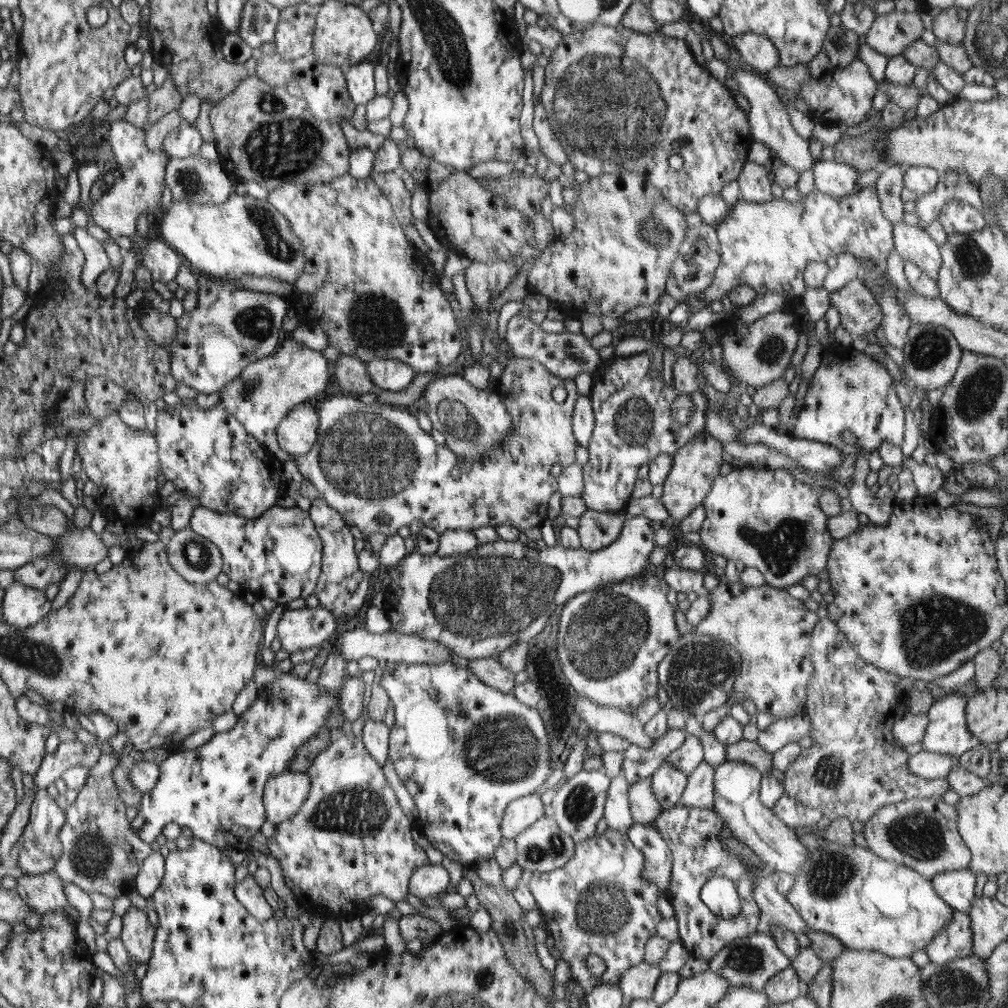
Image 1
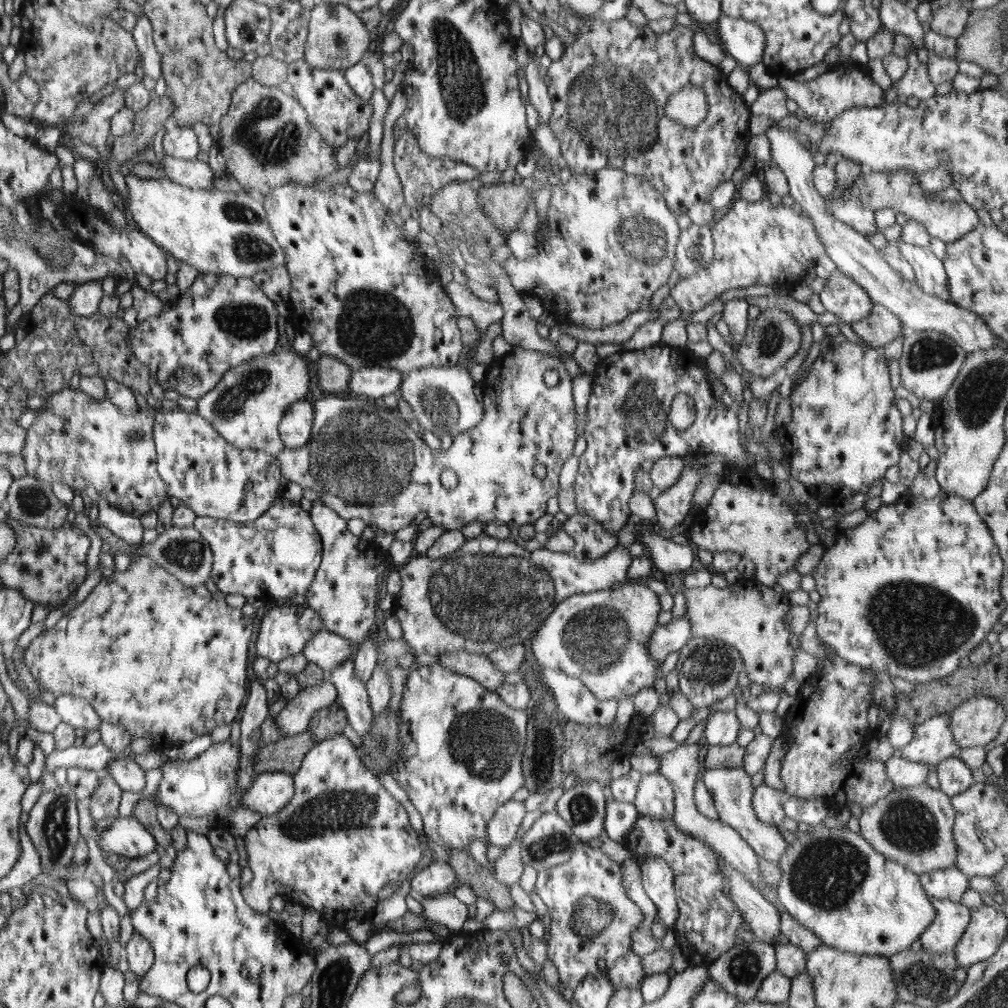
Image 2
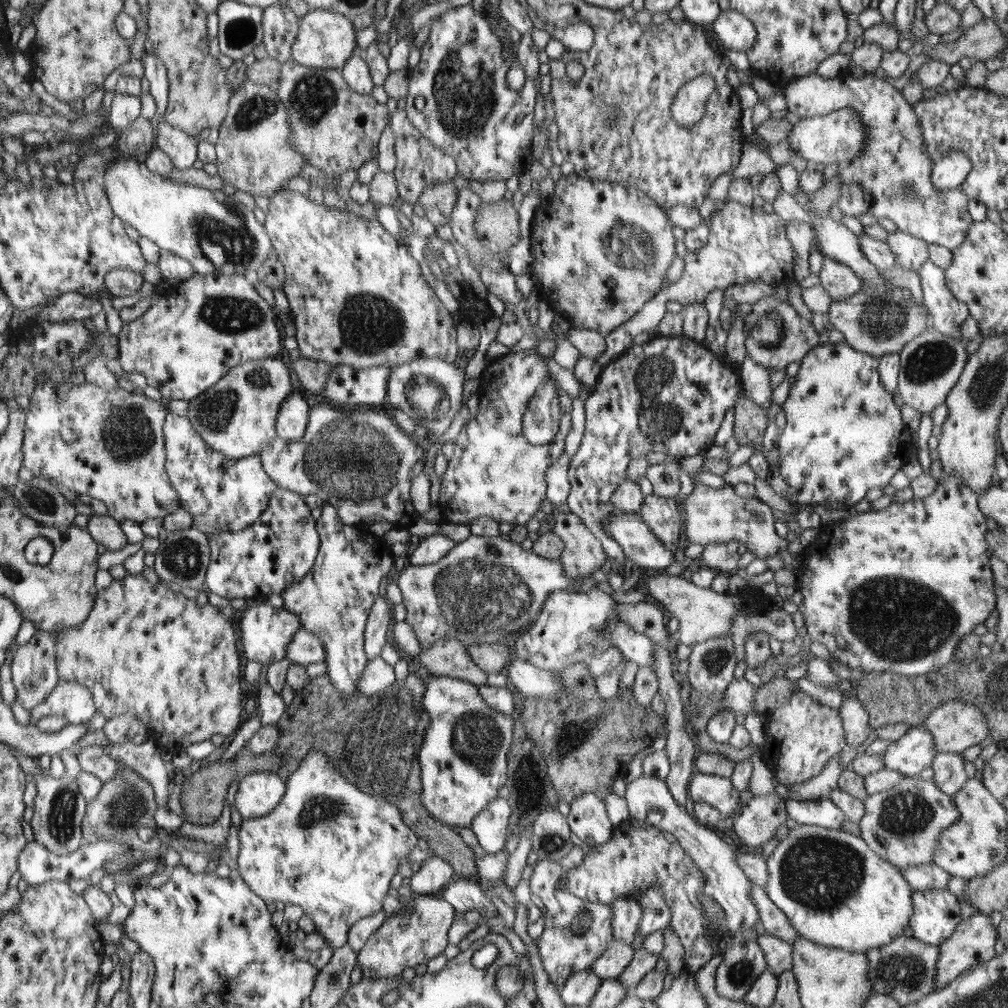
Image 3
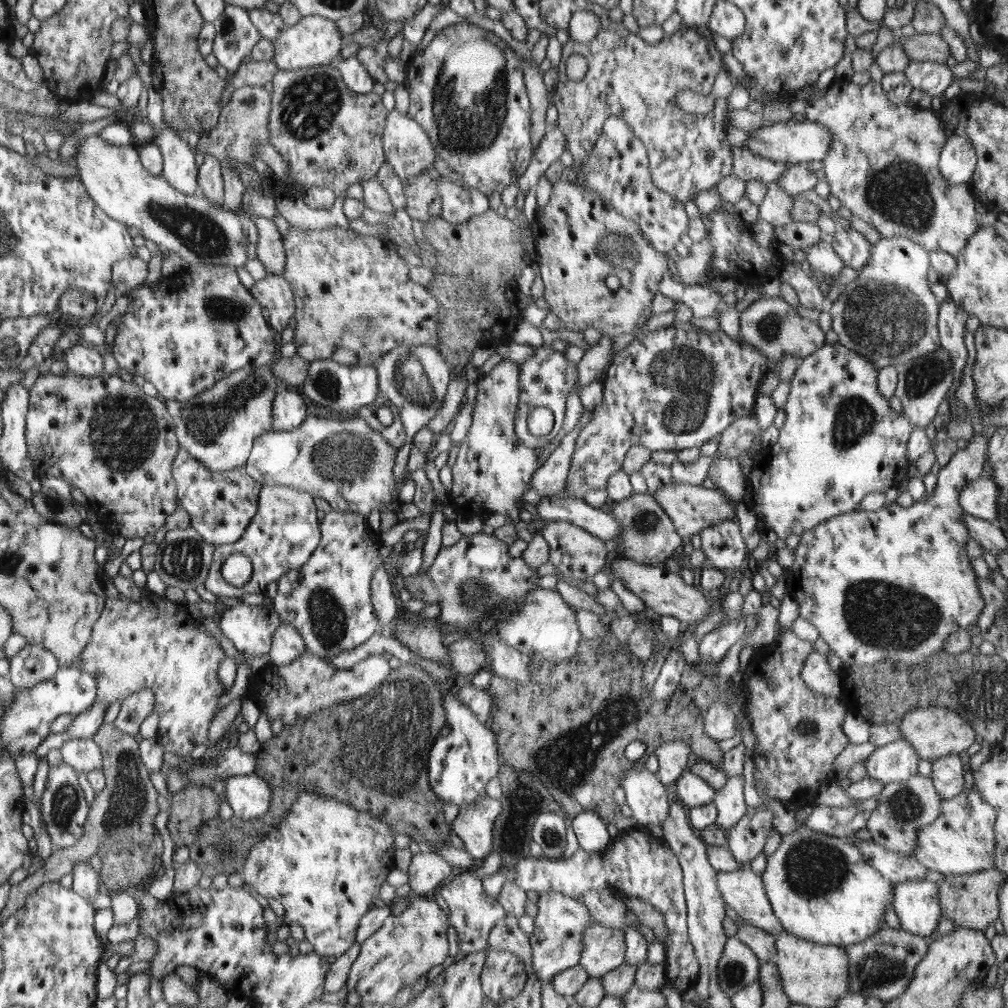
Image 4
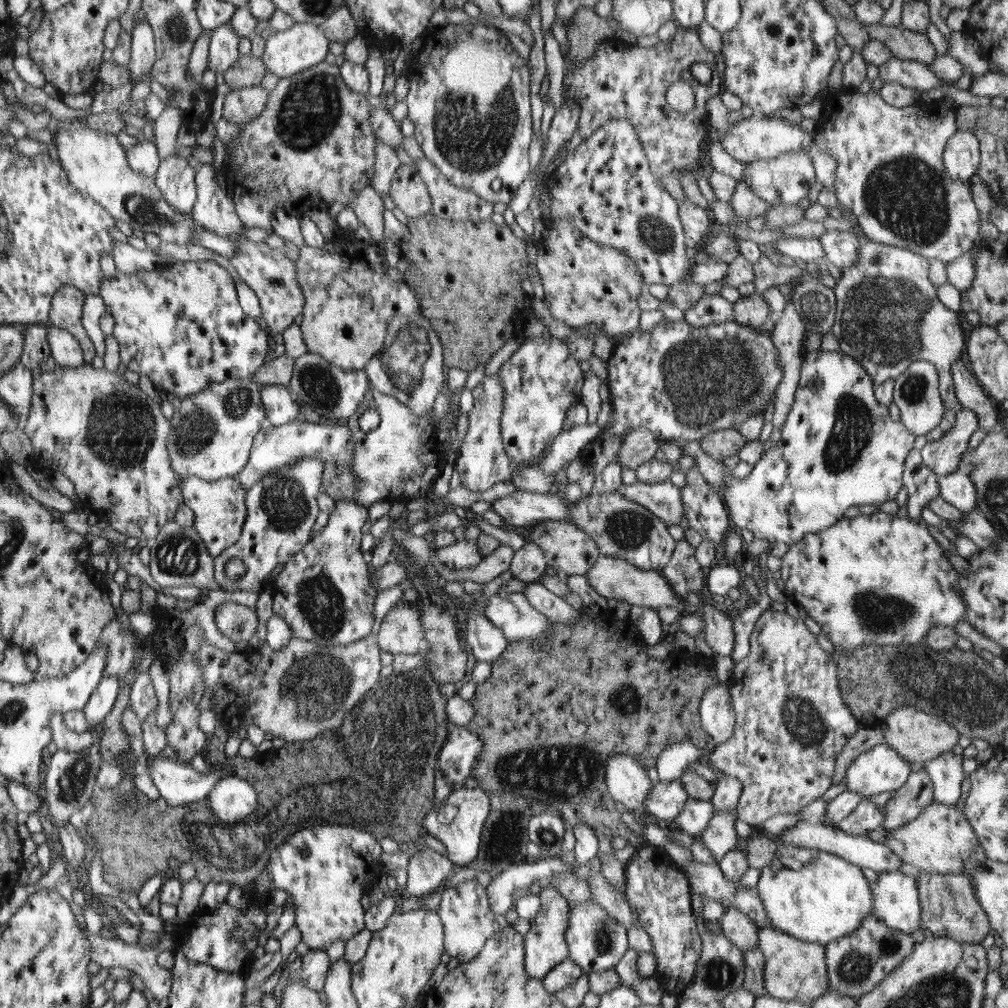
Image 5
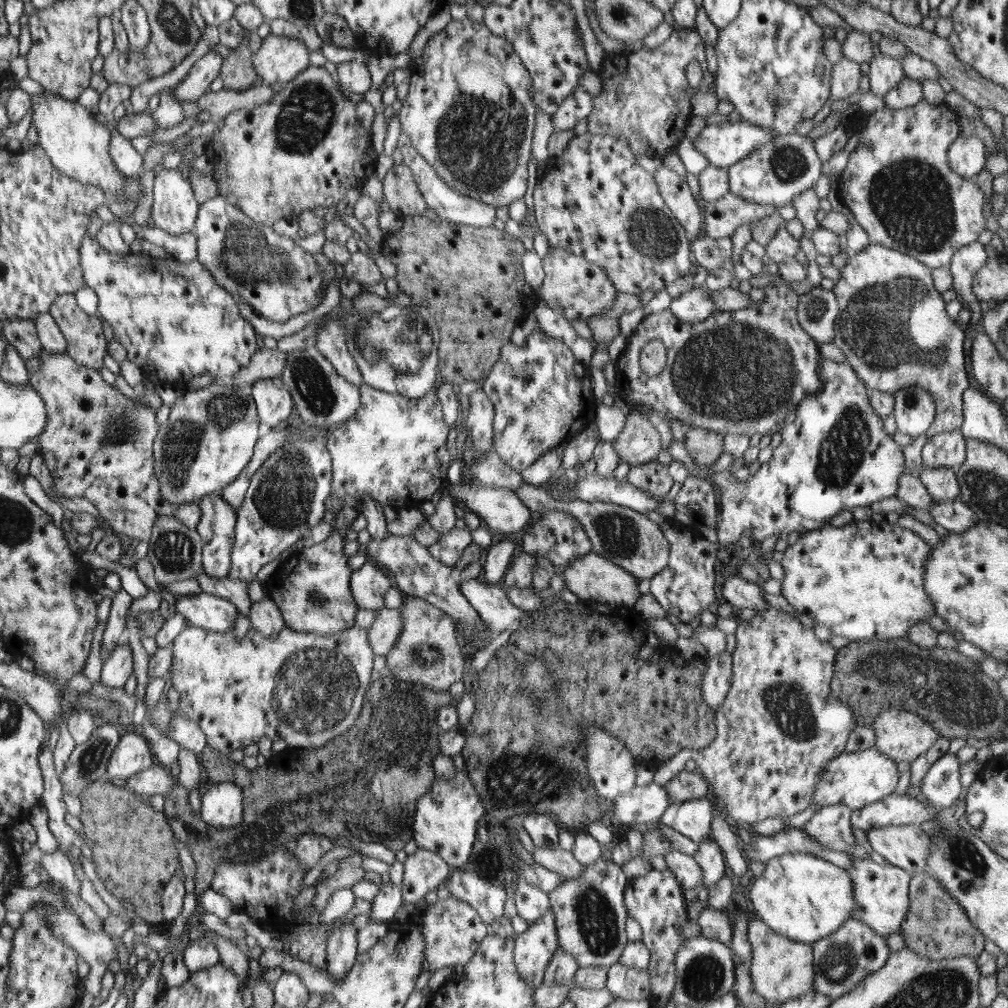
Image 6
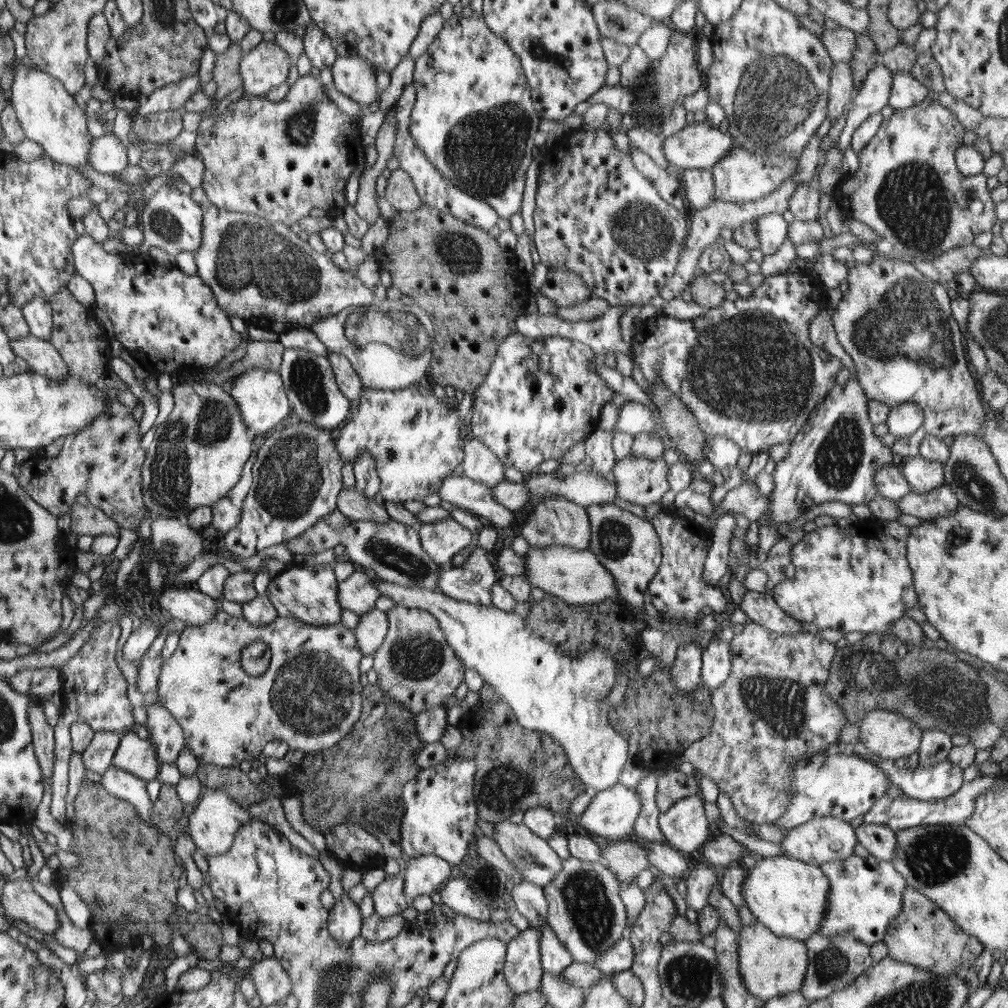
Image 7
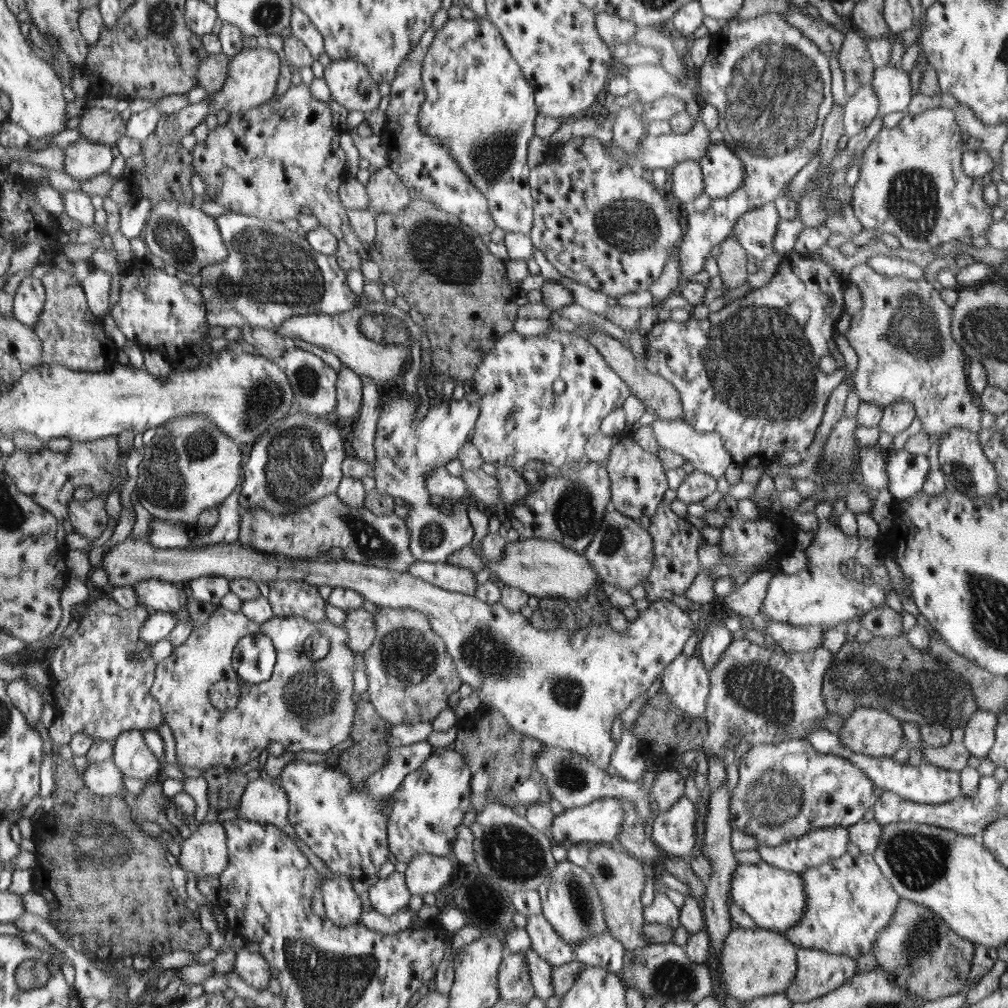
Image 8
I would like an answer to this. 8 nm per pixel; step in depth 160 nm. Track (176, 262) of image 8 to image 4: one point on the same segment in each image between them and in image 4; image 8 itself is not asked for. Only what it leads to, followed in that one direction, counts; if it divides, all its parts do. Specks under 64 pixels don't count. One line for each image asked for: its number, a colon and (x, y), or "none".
4: (179, 170)
5: (174, 177)
6: (174, 209)
7: (171, 221)

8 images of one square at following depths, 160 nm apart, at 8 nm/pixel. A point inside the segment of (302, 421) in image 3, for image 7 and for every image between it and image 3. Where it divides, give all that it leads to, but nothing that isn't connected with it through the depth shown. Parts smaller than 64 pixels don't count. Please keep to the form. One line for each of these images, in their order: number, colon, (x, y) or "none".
4: (289, 410)
5: (281, 409)
6: (274, 405)
7: (262, 398)

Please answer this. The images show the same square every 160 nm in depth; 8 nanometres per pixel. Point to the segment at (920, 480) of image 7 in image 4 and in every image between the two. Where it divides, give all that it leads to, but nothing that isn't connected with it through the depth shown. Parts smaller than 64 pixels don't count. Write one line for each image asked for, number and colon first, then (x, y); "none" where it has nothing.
4: (979, 498)
5: (956, 488)
6: (941, 483)

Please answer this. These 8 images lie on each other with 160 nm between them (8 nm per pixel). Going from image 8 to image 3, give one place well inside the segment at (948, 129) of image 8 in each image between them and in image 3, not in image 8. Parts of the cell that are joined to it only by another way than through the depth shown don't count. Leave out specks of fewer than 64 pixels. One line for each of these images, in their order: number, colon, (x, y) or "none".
3: (892, 178)
4: (883, 165)
5: (890, 175)
6: (898, 184)
7: (907, 188)

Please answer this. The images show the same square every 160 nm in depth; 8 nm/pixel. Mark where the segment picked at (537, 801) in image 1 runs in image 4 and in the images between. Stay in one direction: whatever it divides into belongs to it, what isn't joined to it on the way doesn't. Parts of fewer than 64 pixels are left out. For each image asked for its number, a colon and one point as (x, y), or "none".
2: (502, 829)
3: (491, 827)
4: (473, 824)

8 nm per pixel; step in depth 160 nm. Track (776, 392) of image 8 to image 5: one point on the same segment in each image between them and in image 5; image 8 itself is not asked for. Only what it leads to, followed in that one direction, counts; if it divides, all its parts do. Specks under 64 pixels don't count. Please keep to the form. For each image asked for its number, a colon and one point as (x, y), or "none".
5: (681, 382)
6: (744, 373)
7: (746, 369)

